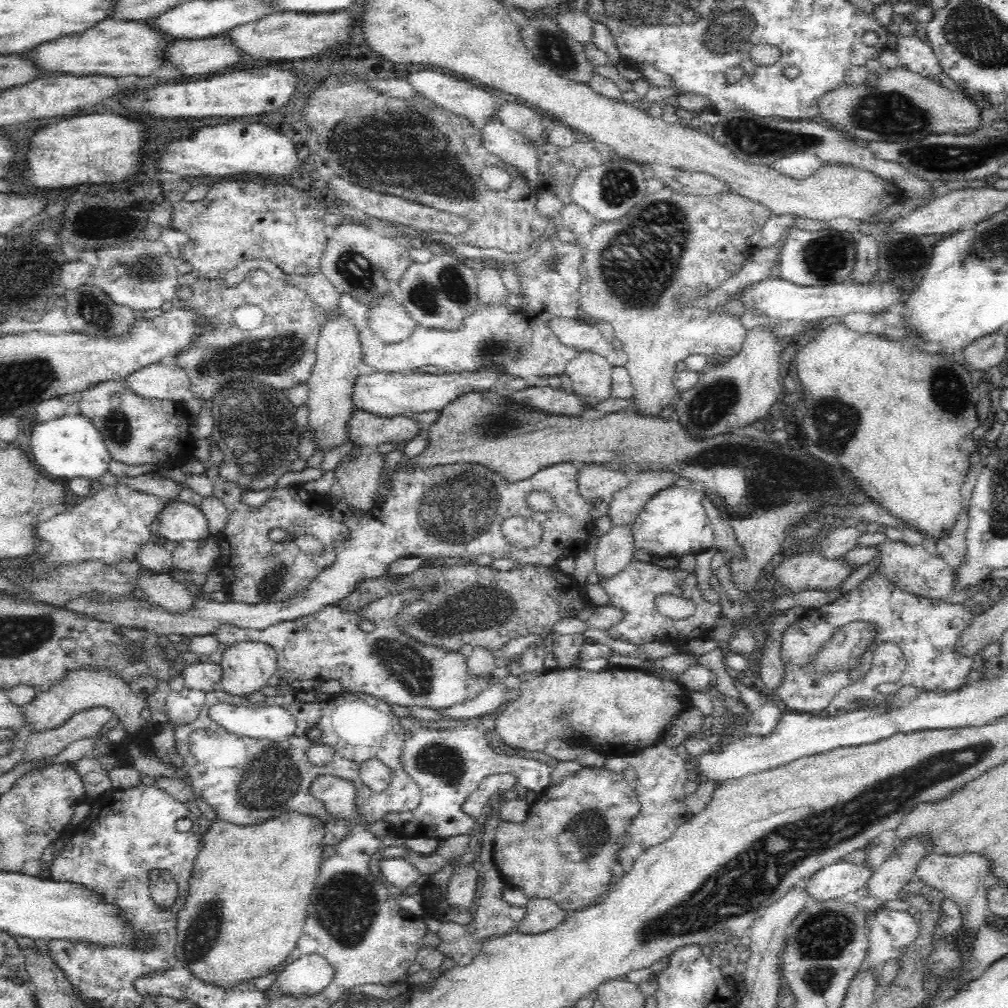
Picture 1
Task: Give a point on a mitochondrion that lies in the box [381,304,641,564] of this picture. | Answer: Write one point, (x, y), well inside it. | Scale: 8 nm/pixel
(457, 507)

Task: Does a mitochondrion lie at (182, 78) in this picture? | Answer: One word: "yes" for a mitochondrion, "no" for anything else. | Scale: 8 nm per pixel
no

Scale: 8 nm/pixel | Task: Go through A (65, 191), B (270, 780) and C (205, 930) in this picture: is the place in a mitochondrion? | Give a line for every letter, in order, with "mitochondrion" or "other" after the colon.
A: other
B: mitochondrion
C: mitochondrion

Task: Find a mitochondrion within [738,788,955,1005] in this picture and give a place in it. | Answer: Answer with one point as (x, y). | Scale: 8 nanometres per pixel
(823, 936)

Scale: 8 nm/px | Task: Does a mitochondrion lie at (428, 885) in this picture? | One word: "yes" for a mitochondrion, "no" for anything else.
no

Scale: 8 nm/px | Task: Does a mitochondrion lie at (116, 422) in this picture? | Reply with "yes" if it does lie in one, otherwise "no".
yes

